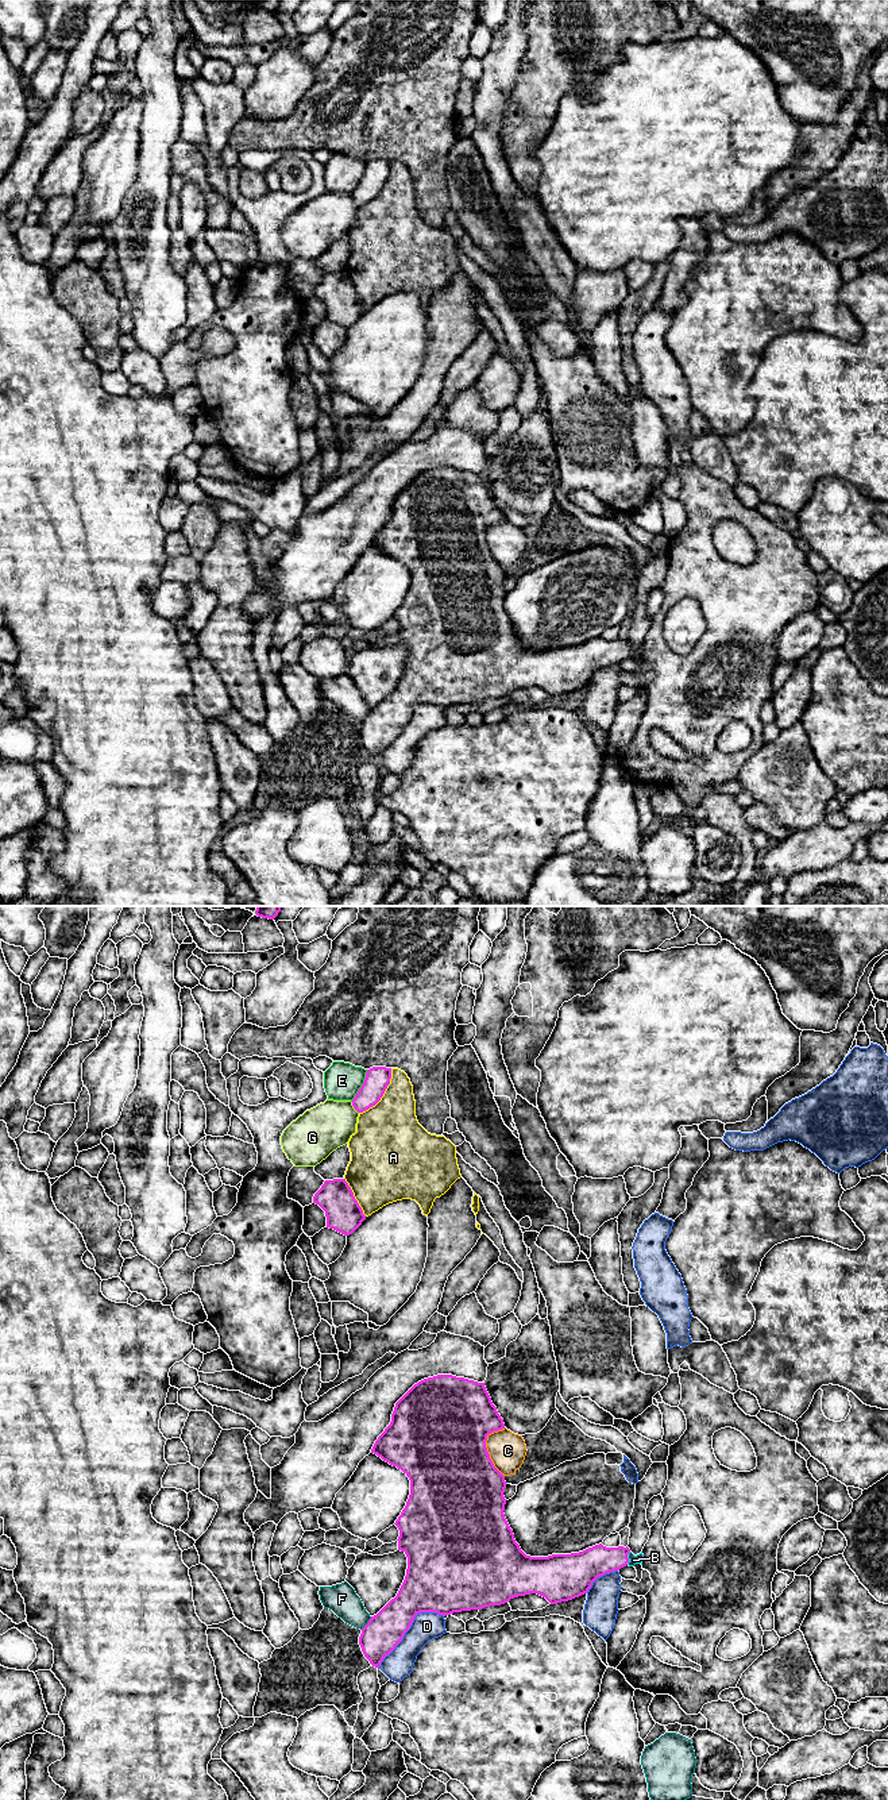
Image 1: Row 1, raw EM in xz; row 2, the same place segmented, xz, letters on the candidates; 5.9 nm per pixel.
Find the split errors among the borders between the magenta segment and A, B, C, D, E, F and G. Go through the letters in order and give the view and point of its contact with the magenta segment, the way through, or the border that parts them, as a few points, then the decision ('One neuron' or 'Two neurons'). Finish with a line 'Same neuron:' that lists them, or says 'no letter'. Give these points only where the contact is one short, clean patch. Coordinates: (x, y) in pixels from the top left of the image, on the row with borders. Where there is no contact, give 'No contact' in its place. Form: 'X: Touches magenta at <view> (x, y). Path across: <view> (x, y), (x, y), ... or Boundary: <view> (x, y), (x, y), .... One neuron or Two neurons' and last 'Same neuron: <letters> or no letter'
A: Touches magenta at xz (383, 1093). Two neurons
B: Touches magenta at xz (628, 1558). Path across: xz (587, 1565), (598, 1560), (628, 1558), (633, 1560). One neuron
C: Touches magenta at xz (486, 1449). Two neurons
D: Touches magenta at xz (409, 1627). Two neurons
E: Touches magenta at xz (362, 1086). Two neurons
F: Touches magenta at xz (367, 1623). Two neurons
G: Touches magenta at xz (354, 1107). Two neurons
Same neuron: B

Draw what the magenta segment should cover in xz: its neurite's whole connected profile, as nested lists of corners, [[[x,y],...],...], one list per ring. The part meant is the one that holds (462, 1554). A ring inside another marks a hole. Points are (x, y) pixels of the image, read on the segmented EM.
[[[437,1375],[414,1384],[397,1403],[391,1422],[375,1441],[371,1453],[401,1469],[410,1480],[410,1495],[395,1520],[399,1530],[398,1550],[408,1557],[405,1580],[394,1599],[362,1629],[359,1645],[375,1668],[402,1641],[420,1612],[451,1615],[453,1612],[501,1606],[510,1599],[537,1593],[551,1604],[568,1602],[588,1592],[592,1583],[610,1572],[636,1564],[642,1565],[642,1552],[634,1556],[626,1546],[606,1547],[602,1543],[579,1553],[526,1556],[514,1539],[505,1518],[505,1476],[494,1466],[486,1448],[487,1435],[505,1429],[484,1383],[452,1375]]]

